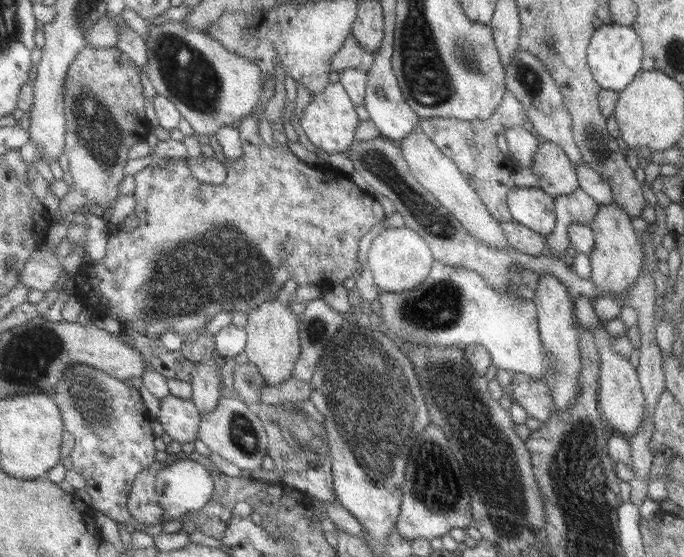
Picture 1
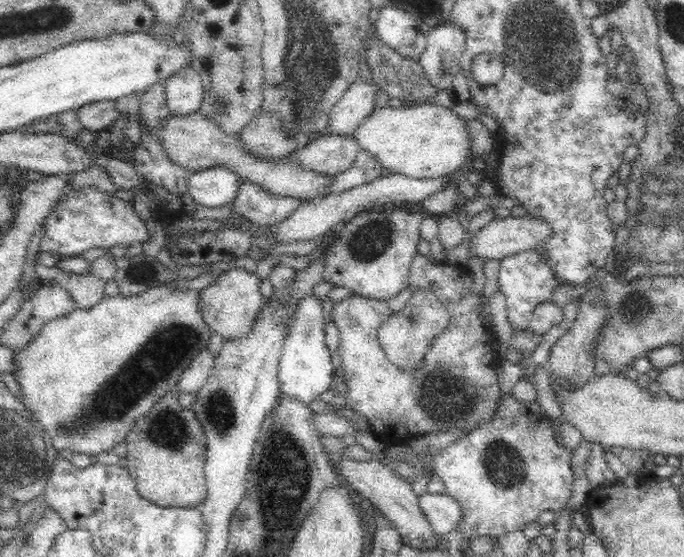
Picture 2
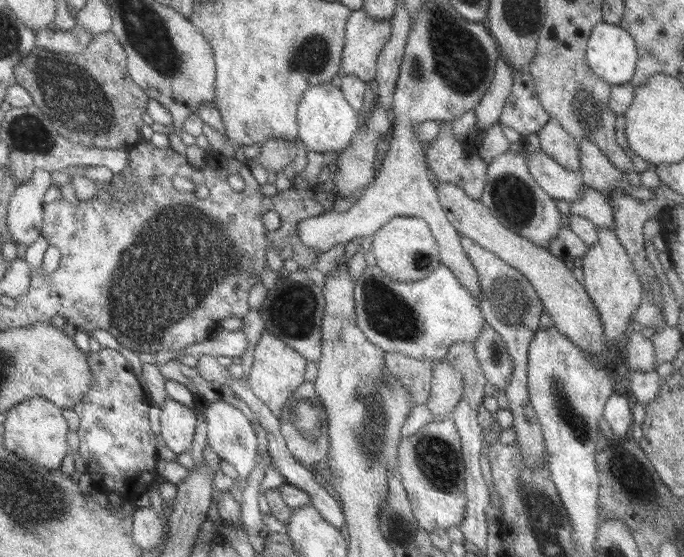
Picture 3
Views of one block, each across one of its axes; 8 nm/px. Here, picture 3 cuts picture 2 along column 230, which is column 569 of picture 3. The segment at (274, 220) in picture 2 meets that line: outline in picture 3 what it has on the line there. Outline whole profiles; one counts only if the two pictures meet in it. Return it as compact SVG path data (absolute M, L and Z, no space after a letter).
M583 188L581 196L569 204L570 215L587 219L597 229L613 232L613 211L609 198L591 188Z

